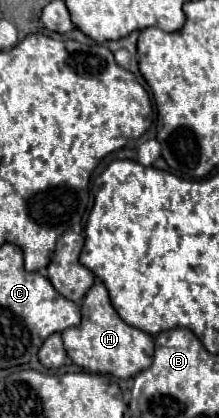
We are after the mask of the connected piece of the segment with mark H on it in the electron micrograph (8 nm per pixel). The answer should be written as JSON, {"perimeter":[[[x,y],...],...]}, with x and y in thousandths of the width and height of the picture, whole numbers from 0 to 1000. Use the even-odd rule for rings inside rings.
{"perimeter":[[[452,667],[397,696],[379,730],[370,730],[370,749],[379,749],[379,768],[352,782],[315,782],[279,797],[297,840],[342,873],[361,873],[397,888],[425,888],[425,892],[489,892],[489,897],[516,897],[543,907],[616,902],[635,888],[653,888],[653,883],[671,883],[671,873],[689,873],[699,806],[644,787],[580,778],[534,754],[534,744],[507,730],[498,696]]]}

